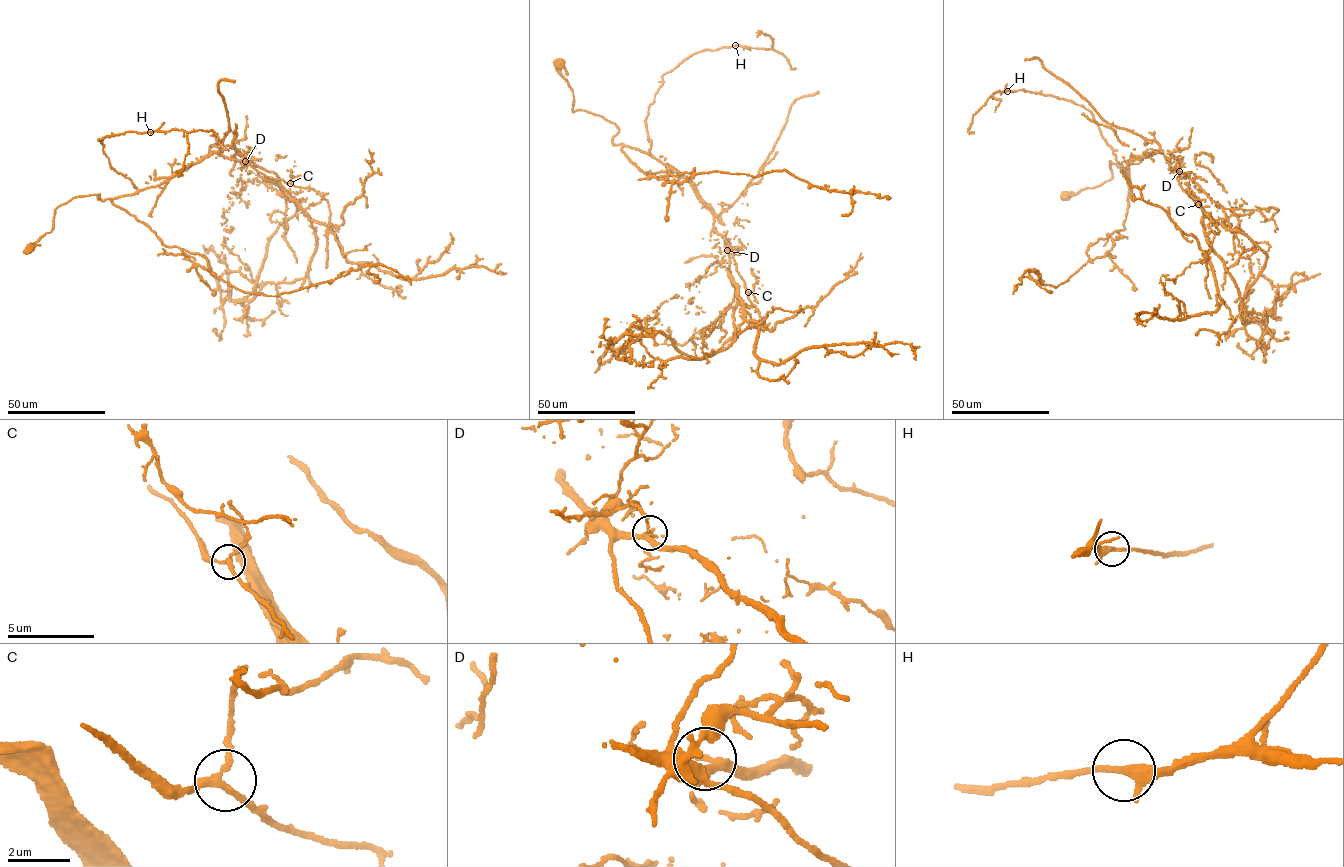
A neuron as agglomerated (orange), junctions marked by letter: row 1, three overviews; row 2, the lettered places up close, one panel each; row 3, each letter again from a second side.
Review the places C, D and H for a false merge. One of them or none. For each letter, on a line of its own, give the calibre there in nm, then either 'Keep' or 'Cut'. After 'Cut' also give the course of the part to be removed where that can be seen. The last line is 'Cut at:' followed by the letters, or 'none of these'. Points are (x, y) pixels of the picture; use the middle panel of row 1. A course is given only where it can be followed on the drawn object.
C: Thickness 220 nm. Keep
D: Thickness 190 nm. Cut. Course of the part to remove: (727, 250), (688, 179), (622, 148), (649, 178), (694, 168), (758, 177), (785, 169), (829, 191), (889, 198)
H: Thickness 240 nm. Keep
Cut at: D

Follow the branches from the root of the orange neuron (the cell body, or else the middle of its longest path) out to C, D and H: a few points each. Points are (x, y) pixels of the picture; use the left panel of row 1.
C: (29, 249), (51, 231), (54, 210), (72, 198), (98, 194), (104, 200), (156, 187), (213, 151), (290, 183)
D: (29, 249), (51, 231), (54, 210), (74, 197), (98, 194), (104, 200), (156, 187), (213, 151), (245, 161)
H: (29, 249), (72, 198), (137, 191), (98, 139), (150, 132)

